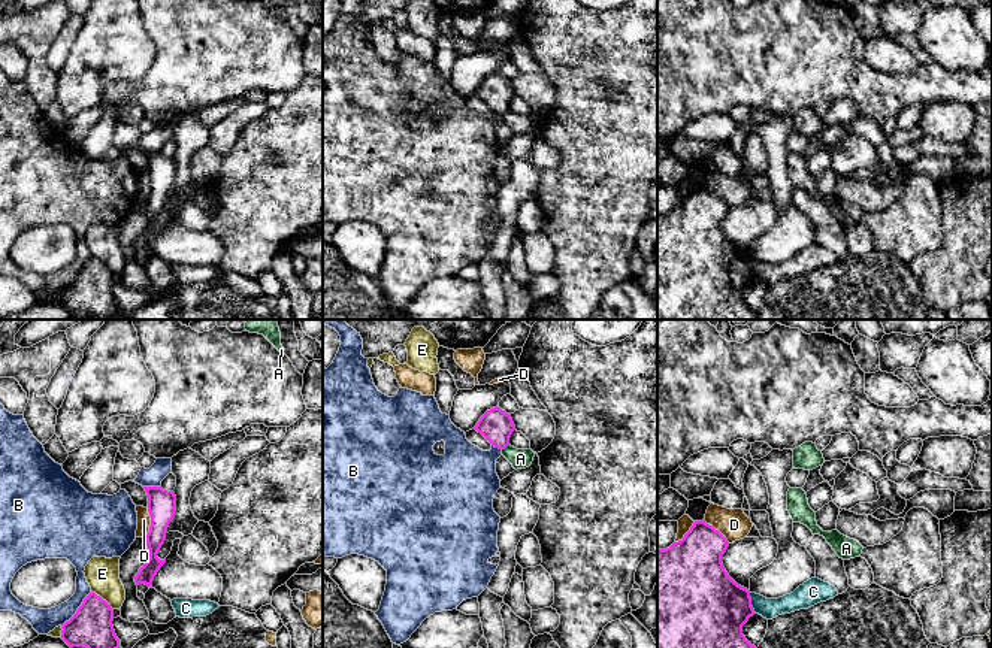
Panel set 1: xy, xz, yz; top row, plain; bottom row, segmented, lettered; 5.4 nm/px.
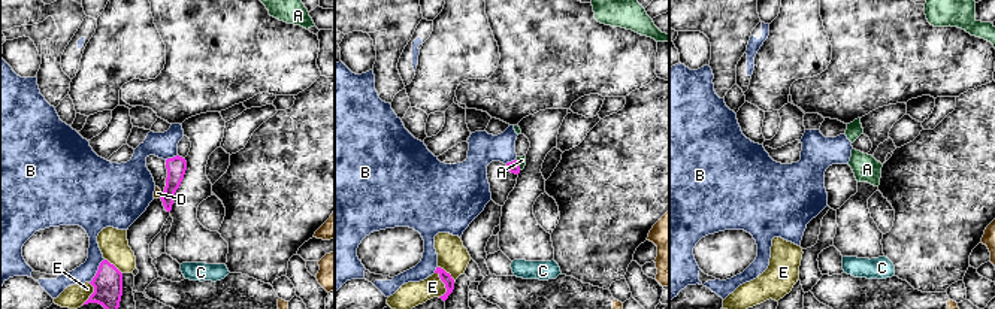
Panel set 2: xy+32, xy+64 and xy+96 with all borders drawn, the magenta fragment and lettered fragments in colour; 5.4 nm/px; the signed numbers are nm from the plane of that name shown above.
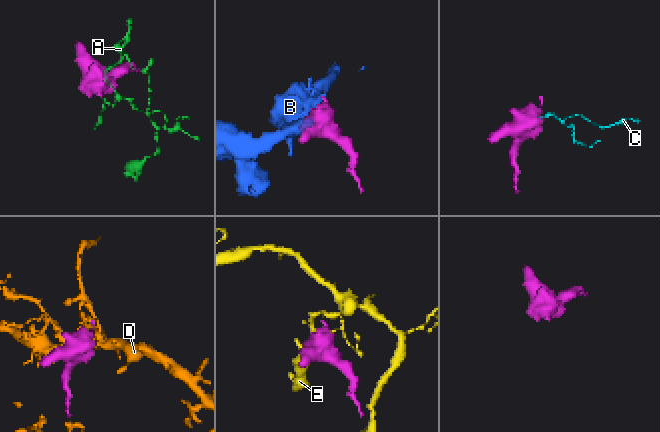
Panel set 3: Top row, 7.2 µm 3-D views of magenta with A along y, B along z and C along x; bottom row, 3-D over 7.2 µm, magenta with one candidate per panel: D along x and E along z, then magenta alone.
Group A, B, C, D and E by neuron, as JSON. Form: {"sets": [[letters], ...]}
{"sets": [["A"], ["B", "C"], ["D"], ["E"]]}

